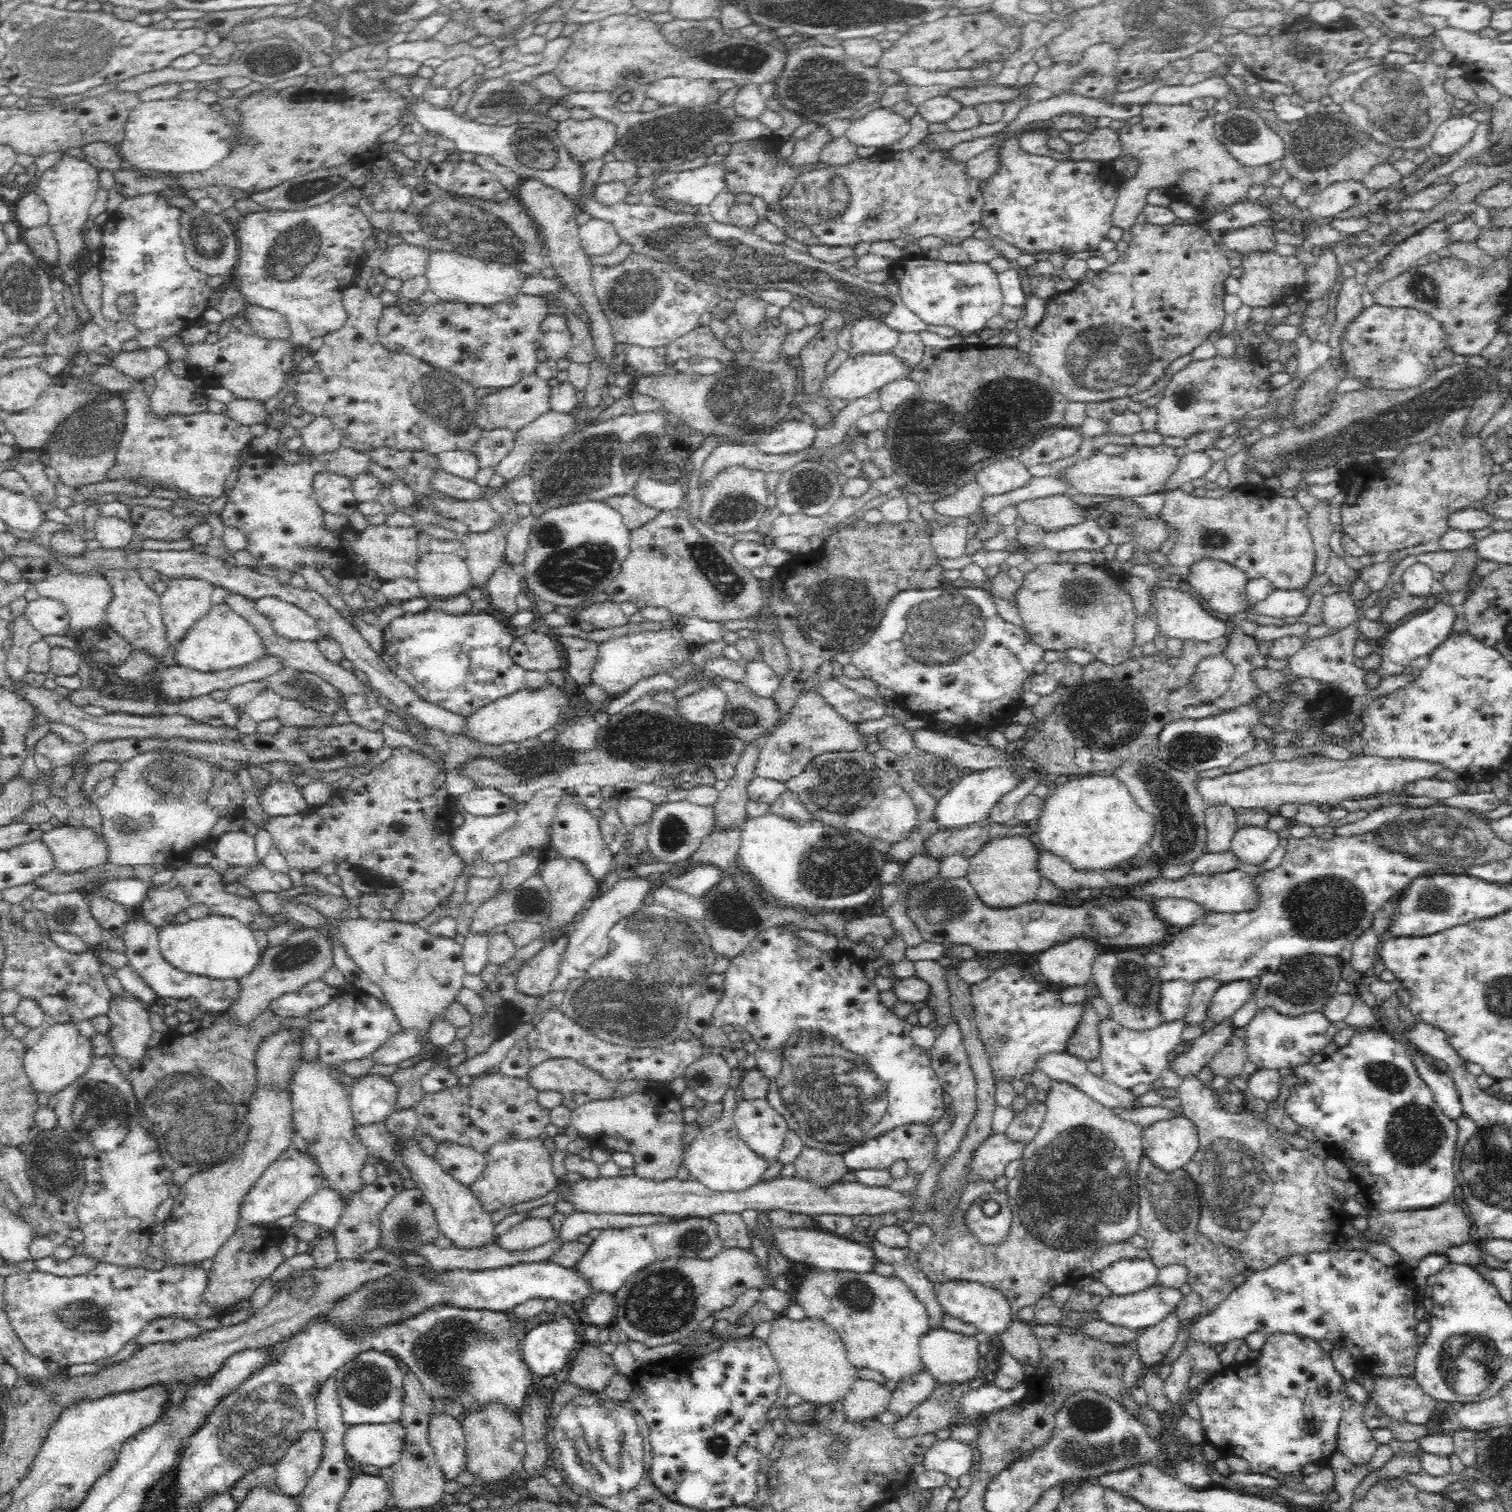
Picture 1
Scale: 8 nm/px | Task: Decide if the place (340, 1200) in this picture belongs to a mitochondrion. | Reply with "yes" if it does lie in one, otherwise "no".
no

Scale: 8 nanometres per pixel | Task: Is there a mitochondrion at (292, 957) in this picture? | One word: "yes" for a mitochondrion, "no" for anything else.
yes

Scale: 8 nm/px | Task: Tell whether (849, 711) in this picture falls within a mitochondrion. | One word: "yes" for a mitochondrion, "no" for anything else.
no

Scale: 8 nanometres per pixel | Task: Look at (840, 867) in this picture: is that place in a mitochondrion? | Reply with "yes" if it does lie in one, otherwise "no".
yes

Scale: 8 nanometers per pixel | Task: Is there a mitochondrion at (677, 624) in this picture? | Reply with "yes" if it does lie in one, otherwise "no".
no

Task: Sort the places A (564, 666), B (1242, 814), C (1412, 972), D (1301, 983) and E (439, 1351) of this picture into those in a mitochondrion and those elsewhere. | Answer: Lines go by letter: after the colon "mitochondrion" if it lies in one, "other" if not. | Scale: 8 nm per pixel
A: other
B: other
C: other
D: mitochondrion
E: mitochondrion

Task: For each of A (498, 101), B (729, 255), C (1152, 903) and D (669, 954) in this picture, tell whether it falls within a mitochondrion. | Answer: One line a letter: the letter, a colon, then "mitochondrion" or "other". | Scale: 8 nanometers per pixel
A: mitochondrion
B: mitochondrion
C: other
D: mitochondrion

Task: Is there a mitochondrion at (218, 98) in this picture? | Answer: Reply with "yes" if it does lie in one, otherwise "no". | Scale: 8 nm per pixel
no

